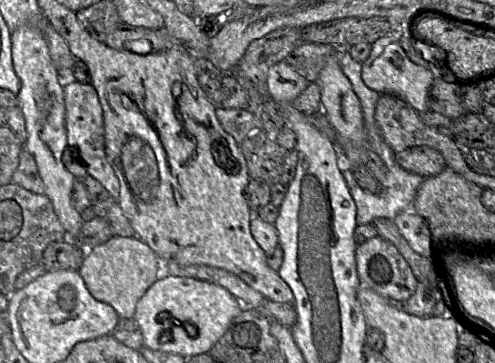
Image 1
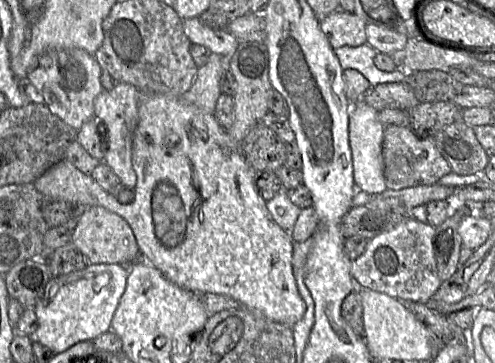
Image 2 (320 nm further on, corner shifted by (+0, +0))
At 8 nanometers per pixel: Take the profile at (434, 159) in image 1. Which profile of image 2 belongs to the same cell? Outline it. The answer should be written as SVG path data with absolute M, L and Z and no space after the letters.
M386 126L383 133L382 157L384 161L384 177L387 189L400 190L414 186L430 186L437 184L440 178L452 172L448 162L438 151L433 138L417 136L409 126Z

